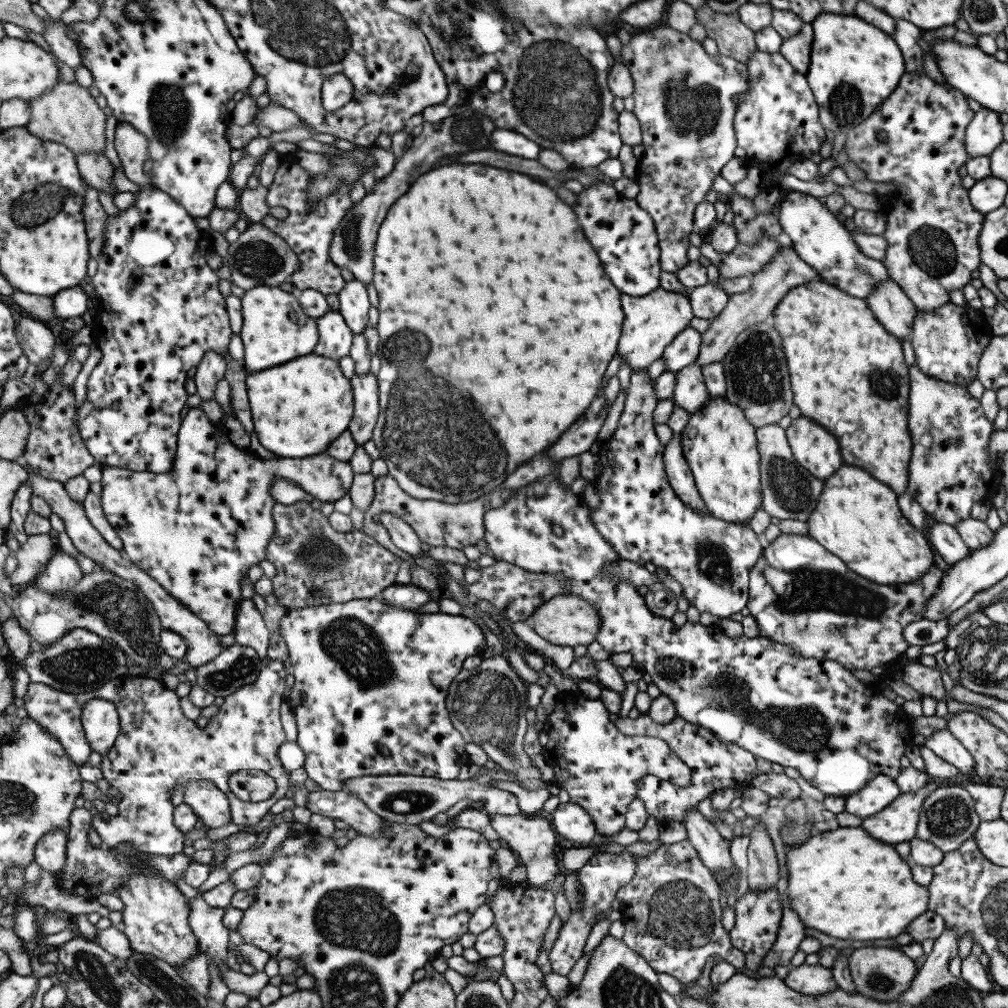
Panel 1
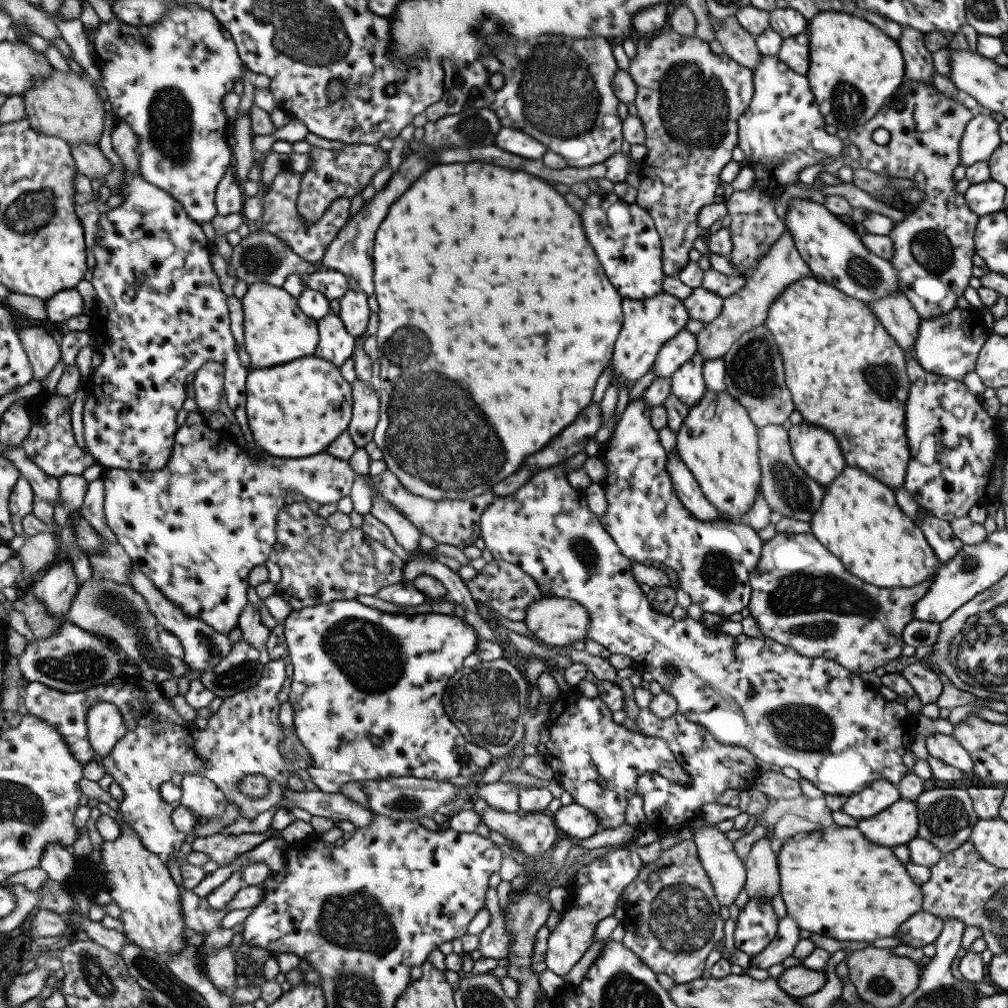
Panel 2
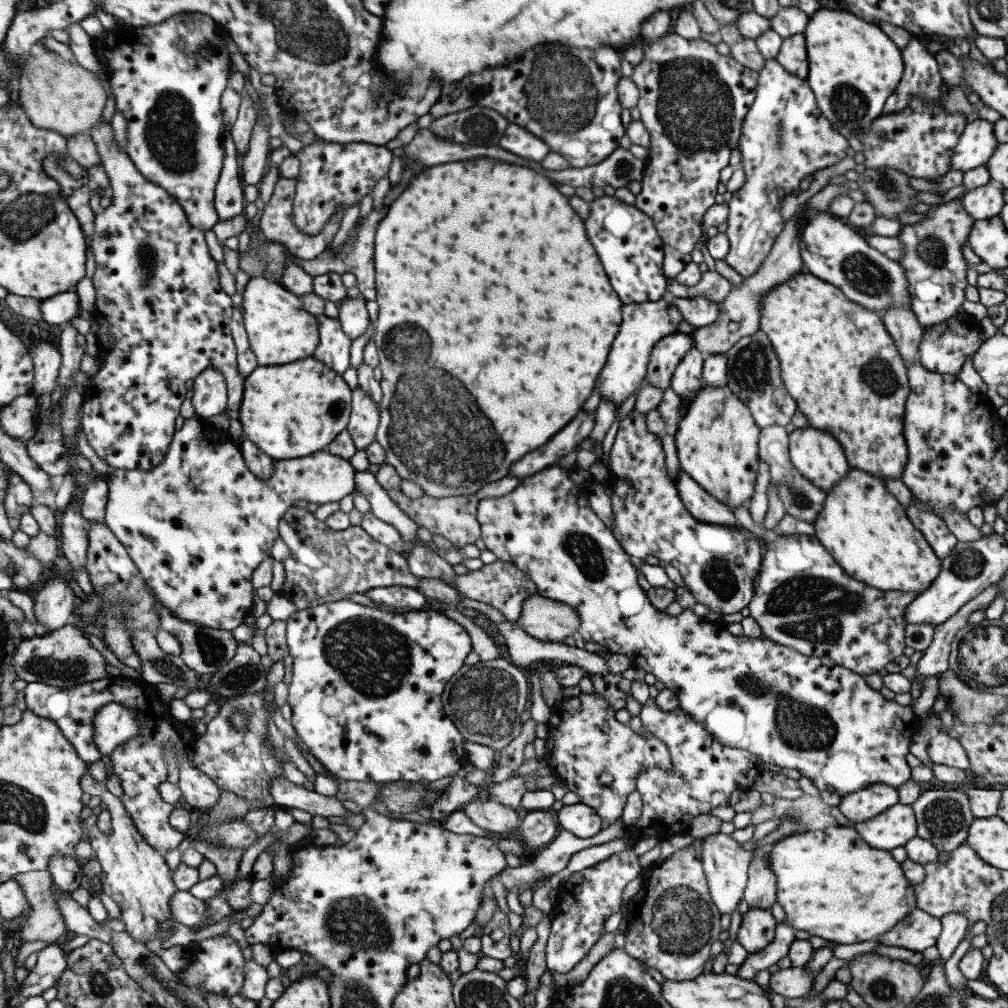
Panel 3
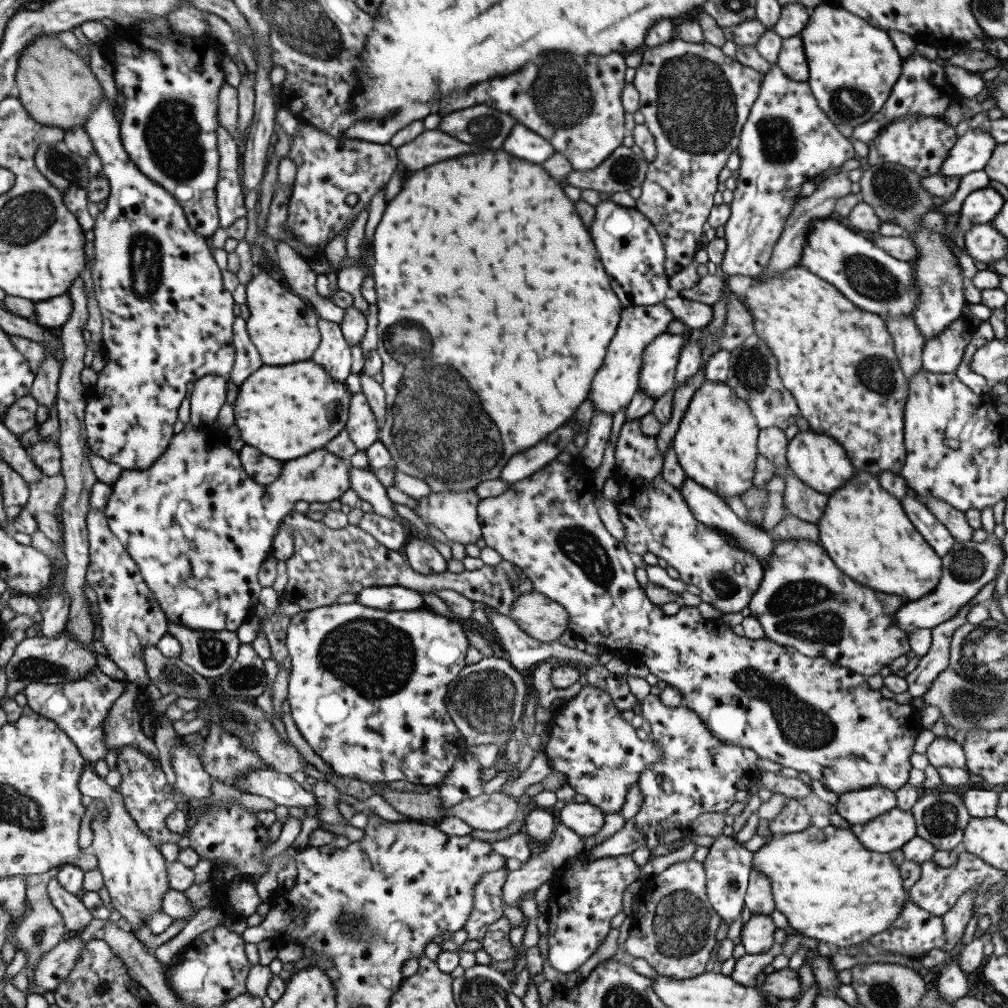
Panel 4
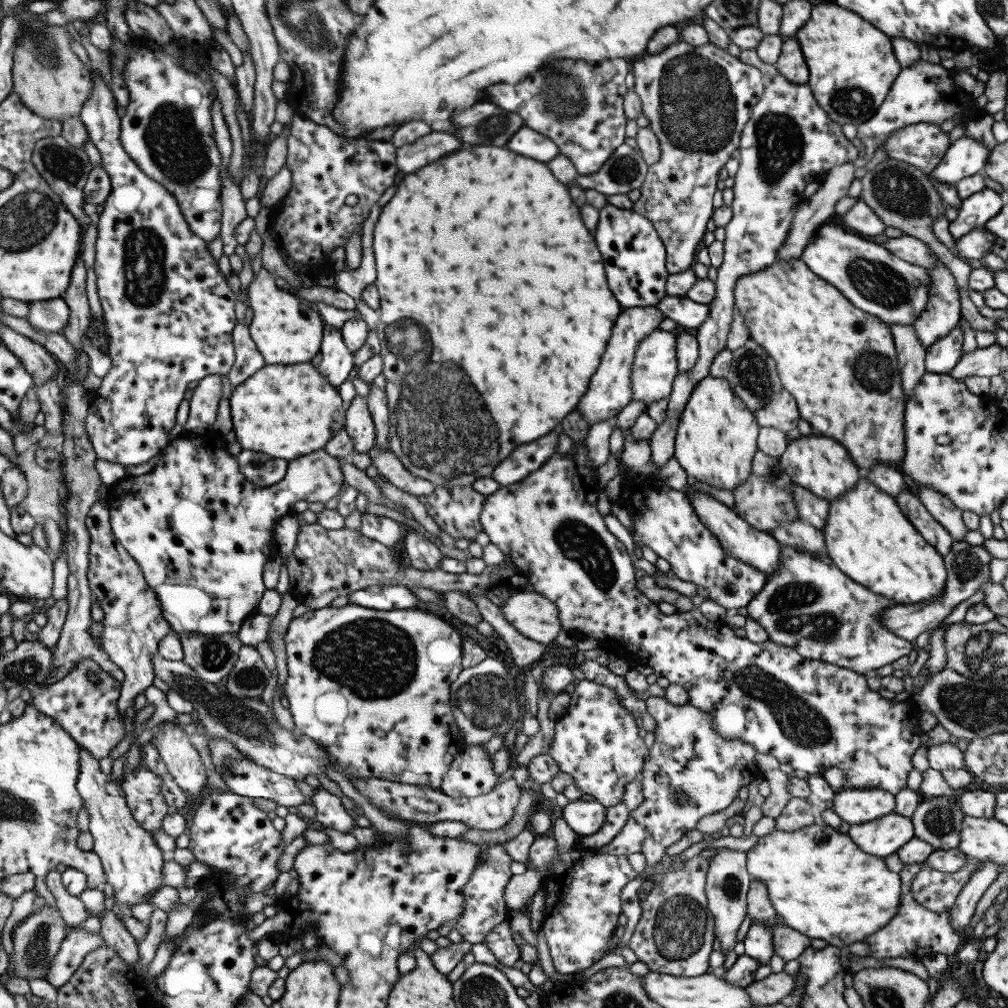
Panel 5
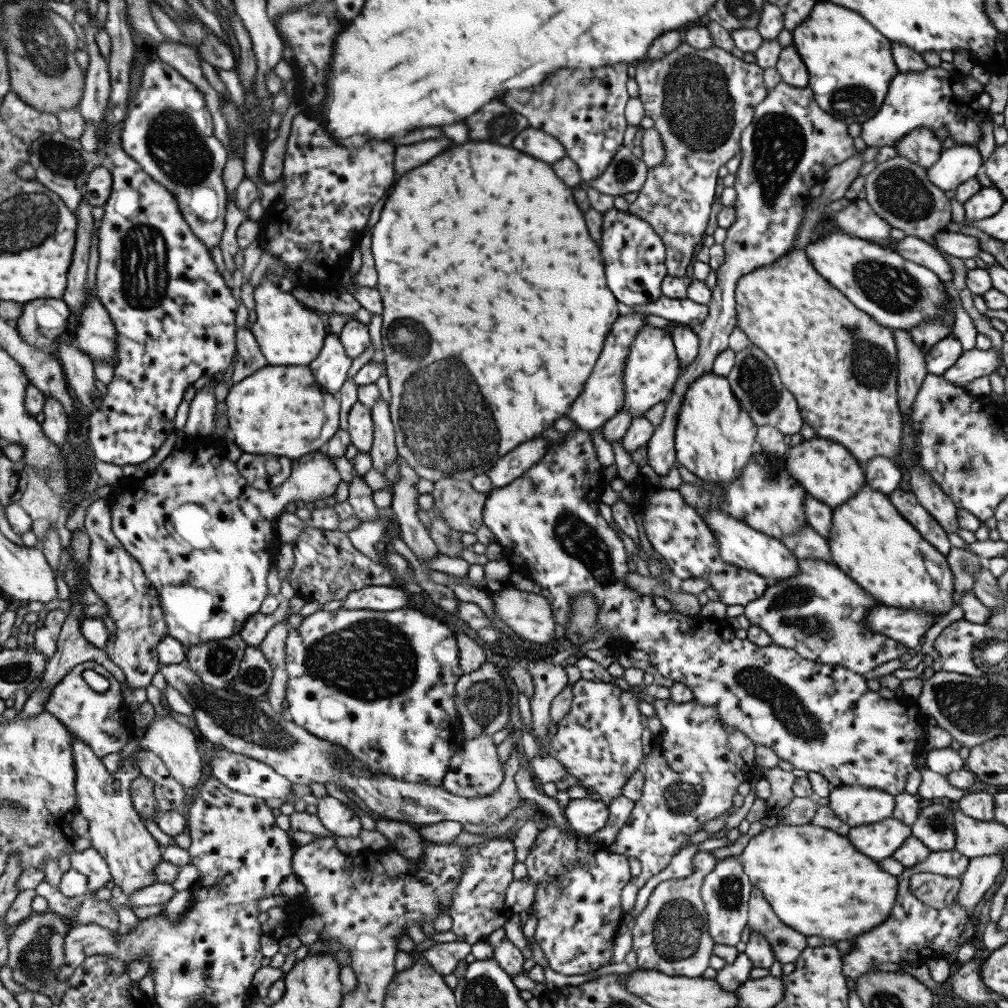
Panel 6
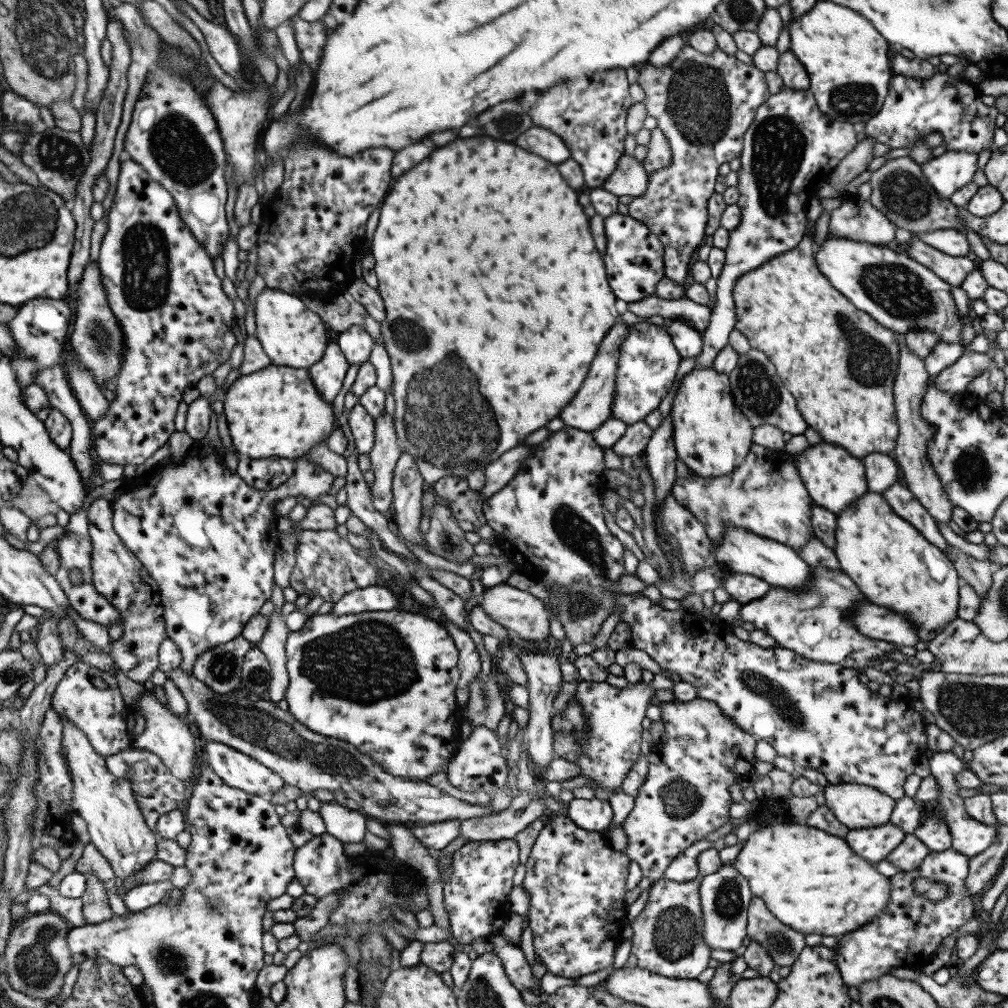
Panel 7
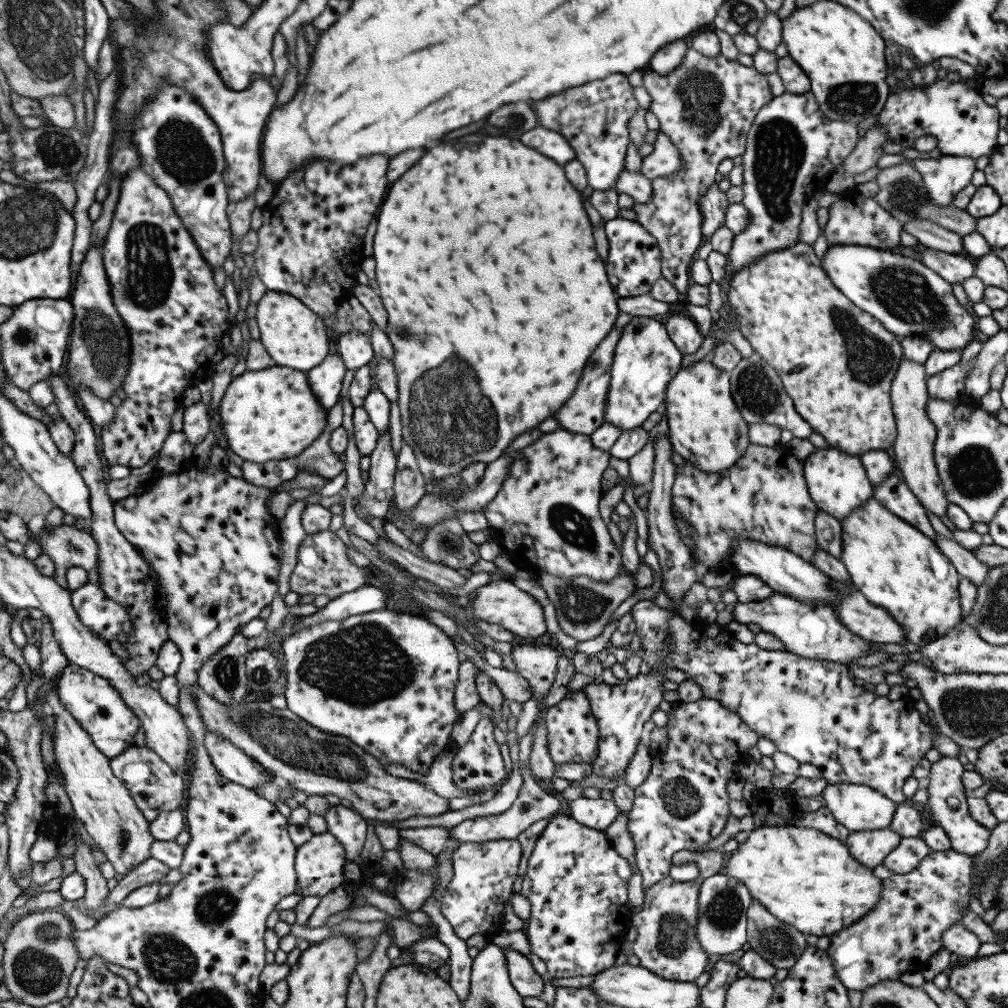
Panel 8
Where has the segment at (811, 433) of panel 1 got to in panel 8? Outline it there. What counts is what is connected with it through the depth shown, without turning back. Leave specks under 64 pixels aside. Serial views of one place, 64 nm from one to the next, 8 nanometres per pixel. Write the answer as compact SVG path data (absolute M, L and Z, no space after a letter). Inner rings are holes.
M836 447L816 448L803 460L803 465L804 479L812 500L820 511L831 514L840 522L874 494L873 485L868 480L860 457Z

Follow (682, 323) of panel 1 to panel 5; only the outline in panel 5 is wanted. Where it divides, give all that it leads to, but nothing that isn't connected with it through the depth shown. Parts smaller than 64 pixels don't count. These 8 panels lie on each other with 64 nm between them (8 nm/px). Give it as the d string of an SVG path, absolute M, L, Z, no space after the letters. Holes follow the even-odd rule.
M655 306L627 308L618 315L606 346L606 354L601 358L600 368L592 375L588 390L576 408L588 421L589 426L601 420L612 420L631 401L631 376L636 349L650 333L659 330L664 318L667 316Z

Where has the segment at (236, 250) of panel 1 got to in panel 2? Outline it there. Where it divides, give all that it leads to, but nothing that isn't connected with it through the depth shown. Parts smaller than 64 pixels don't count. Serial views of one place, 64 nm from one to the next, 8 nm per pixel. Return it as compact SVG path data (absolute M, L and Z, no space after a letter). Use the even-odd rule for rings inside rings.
M487 108L466 109L458 114L445 116L440 120L428 121L423 126L423 146L425 147L420 147L416 152L410 150L409 154L404 155L401 165L388 179L384 190L376 192L374 198L370 198L370 202L364 203L360 211L356 212L340 228L338 236L332 240L332 243L328 245L326 252L324 252L320 265L312 265L312 263L305 262L294 254L294 251L286 243L283 243L280 238L276 238L272 234L266 234L264 230L258 230L258 232L248 234L246 238L242 239L242 242L232 247L231 267L236 272L235 278L244 280L247 286L255 282L265 282L280 288L290 274L312 274L312 272L316 272L322 266L322 268L336 270L336 272L346 276L353 276L366 295L374 295L373 250L375 237L380 224L382 224L392 207L392 202L396 202L396 198L400 198L410 188L410 184L416 178L420 178L422 172L426 172L430 168L435 150L442 150L450 146L466 146L466 148L490 146L502 127L500 120L498 120L498 115Z

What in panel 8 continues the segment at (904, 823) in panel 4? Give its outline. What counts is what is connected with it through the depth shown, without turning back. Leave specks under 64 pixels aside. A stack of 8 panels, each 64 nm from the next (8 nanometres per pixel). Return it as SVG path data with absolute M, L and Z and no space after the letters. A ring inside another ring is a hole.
M891 827L882 830L861 830L850 832L845 845L858 862L874 869L896 848L902 837Z

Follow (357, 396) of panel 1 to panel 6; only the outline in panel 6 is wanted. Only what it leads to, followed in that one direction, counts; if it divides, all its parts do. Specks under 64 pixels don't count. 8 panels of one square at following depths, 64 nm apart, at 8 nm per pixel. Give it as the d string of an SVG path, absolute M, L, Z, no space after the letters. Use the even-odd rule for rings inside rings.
M356 401L348 414L348 432L351 444L356 446L358 453L369 453L373 445L374 425L371 410Z

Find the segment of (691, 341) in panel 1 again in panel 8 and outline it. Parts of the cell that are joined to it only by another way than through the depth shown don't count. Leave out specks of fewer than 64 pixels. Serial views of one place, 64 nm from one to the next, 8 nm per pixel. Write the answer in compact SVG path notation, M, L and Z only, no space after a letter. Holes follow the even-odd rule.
M648 316L634 317L630 320L630 323L621 330L620 339L616 343L607 406L605 406L605 422L619 426L623 432L641 426L665 400L668 384L681 369L683 358L684 355L670 339L665 324Z

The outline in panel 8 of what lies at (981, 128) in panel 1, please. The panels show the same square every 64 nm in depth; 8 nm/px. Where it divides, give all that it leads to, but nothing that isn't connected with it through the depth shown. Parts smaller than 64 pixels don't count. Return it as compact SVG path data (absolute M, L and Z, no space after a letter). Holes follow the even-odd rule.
M884 153L875 166L883 169L902 161L910 161L921 172L930 204L934 206L952 206L954 195L970 184L972 174L977 170L973 158L954 155L941 155L937 159L908 160L899 154Z

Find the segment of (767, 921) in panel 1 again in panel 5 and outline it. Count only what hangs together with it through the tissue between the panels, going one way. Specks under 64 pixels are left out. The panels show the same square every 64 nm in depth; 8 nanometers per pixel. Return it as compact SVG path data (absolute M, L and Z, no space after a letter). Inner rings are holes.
M754 921L746 934L746 938L743 940L746 948L745 954L754 960L761 962L761 965L768 965L771 961L774 952L773 943L773 928L765 925L764 923Z

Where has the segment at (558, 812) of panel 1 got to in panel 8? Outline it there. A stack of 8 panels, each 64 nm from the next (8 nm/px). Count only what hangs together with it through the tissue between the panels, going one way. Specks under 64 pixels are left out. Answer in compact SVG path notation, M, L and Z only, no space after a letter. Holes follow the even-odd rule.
M576 797L576 800L569 801L568 808L569 817L580 825L604 832L620 814L613 800L602 797L596 799Z

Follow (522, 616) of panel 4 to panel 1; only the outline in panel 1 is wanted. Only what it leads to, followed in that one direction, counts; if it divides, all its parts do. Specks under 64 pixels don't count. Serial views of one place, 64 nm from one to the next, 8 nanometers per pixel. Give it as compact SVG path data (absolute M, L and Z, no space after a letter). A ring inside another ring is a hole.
M570 593L549 598L537 606L531 616L534 616L536 634L556 646L588 646L597 639L601 625L599 610L590 601Z

